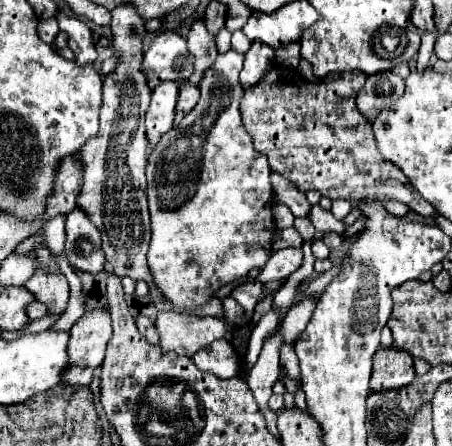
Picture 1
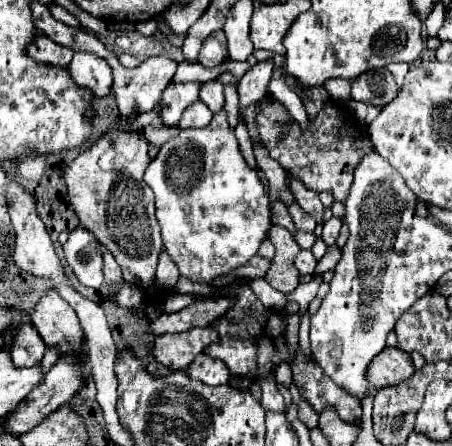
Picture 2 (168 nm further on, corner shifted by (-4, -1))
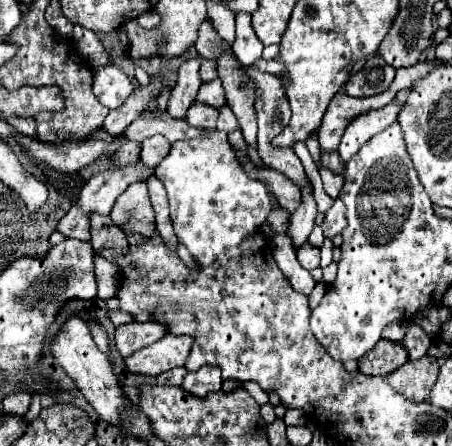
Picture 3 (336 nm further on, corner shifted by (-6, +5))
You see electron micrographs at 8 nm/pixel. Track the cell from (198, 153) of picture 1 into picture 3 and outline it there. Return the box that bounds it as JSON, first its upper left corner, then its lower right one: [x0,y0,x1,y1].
[155,131,273,265]

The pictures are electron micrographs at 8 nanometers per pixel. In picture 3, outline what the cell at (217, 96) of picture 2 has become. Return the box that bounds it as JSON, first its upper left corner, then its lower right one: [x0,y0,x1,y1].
[217,107,239,133]

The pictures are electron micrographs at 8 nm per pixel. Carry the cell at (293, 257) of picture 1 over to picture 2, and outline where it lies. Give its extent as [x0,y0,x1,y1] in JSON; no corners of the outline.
[293,251,317,275]

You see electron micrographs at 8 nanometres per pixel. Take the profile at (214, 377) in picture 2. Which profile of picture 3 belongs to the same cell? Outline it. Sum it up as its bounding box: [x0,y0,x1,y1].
[181,365,223,397]

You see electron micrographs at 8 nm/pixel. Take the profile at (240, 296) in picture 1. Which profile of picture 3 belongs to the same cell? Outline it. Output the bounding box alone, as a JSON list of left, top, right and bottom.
[115,323,167,357]

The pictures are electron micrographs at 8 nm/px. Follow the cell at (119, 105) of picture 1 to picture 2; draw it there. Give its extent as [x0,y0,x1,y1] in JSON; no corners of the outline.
[65,109,163,285]

